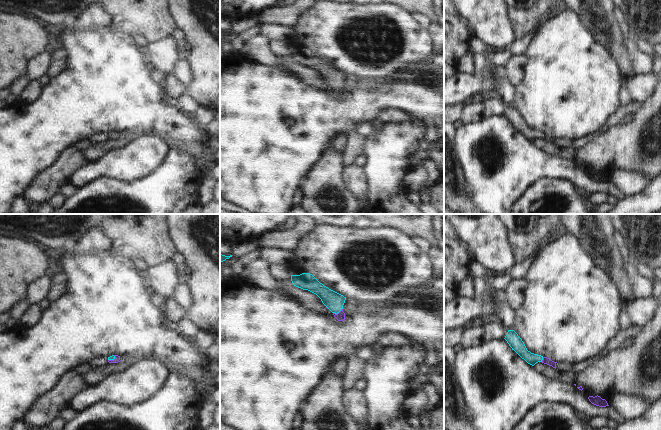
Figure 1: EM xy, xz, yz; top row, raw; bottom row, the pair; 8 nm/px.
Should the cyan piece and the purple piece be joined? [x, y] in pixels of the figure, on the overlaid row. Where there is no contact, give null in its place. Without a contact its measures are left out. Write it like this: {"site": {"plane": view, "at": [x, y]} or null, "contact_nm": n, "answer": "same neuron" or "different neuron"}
{"site": {"plane": "xz", "at": [337, 313]}, "contact_nm": 90, "answer": "same neuron"}

